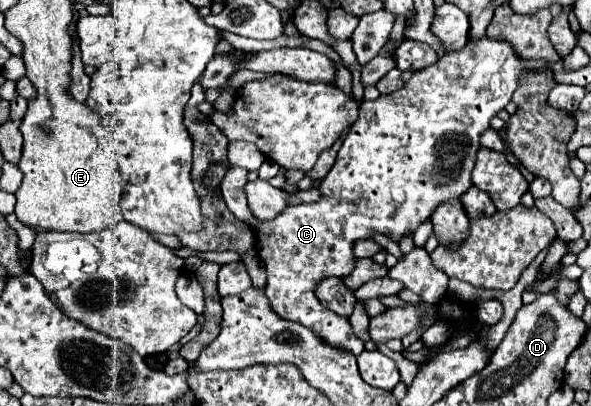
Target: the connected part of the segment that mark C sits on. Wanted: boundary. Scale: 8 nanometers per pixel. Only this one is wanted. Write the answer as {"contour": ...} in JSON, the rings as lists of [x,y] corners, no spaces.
{"contour":[[[481,37],[481,39],[477,39],[477,41],[469,41],[463,49],[445,53],[435,65],[417,71],[417,73],[411,77],[411,81],[407,81],[399,91],[389,93],[389,95],[381,95],[381,97],[375,99],[375,101],[363,101],[363,103],[359,105],[359,119],[351,125],[351,131],[349,131],[347,139],[343,141],[343,145],[341,145],[341,149],[339,149],[339,153],[337,153],[337,161],[335,161],[333,169],[331,169],[331,171],[327,173],[327,177],[321,181],[321,187],[325,187],[325,195],[321,195],[321,199],[319,199],[317,203],[299,205],[297,209],[285,209],[285,211],[283,211],[281,215],[277,215],[273,221],[261,223],[261,221],[253,219],[253,213],[249,211],[249,207],[247,207],[247,203],[245,203],[245,191],[243,191],[243,187],[245,187],[245,183],[247,183],[247,171],[241,169],[241,167],[229,167],[227,173],[225,173],[225,177],[223,177],[223,181],[221,181],[221,193],[223,193],[223,199],[225,199],[227,207],[229,207],[229,211],[233,211],[233,215],[237,215],[237,219],[249,221],[249,223],[253,223],[253,225],[257,227],[257,237],[259,237],[257,249],[259,249],[261,261],[263,261],[265,267],[267,267],[265,295],[269,297],[273,311],[275,311],[277,315],[281,315],[283,319],[297,321],[297,323],[301,323],[303,327],[311,329],[311,331],[313,331],[321,341],[325,341],[327,345],[337,347],[337,349],[345,349],[345,351],[353,353],[355,357],[361,355],[361,353],[363,353],[363,341],[355,337],[355,333],[353,333],[353,329],[351,329],[351,325],[349,325],[347,319],[341,319],[337,313],[333,313],[333,311],[329,311],[327,307],[321,305],[321,301],[319,301],[317,295],[315,295],[317,285],[319,285],[325,277],[339,277],[339,279],[343,279],[343,277],[347,277],[347,275],[353,271],[355,261],[357,261],[357,257],[355,257],[355,253],[353,253],[353,245],[355,245],[357,241],[373,239],[375,233],[381,233],[381,235],[385,235],[385,237],[389,237],[389,239],[393,239],[393,241],[399,243],[403,237],[413,235],[415,229],[419,227],[419,223],[425,223],[427,219],[431,219],[433,211],[435,211],[441,203],[447,203],[449,199],[459,199],[459,197],[473,185],[473,183],[471,183],[471,171],[473,171],[473,167],[475,167],[475,157],[477,157],[477,151],[479,151],[479,137],[481,137],[481,133],[483,133],[485,129],[489,129],[489,121],[513,99],[513,93],[515,93],[517,87],[519,87],[519,79],[521,79],[523,71],[527,71],[527,69],[539,71],[539,69],[547,69],[547,67],[549,67],[549,63],[547,63],[545,59],[525,61],[525,59],[521,59],[521,57],[517,55],[517,51],[513,49],[511,43],[501,41],[501,39],[489,39],[489,37]]]}

